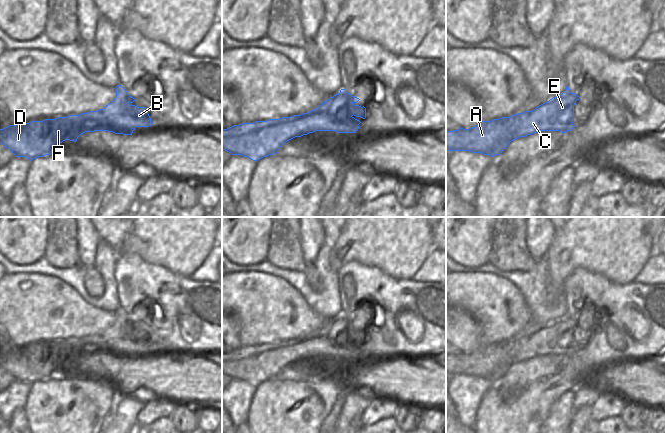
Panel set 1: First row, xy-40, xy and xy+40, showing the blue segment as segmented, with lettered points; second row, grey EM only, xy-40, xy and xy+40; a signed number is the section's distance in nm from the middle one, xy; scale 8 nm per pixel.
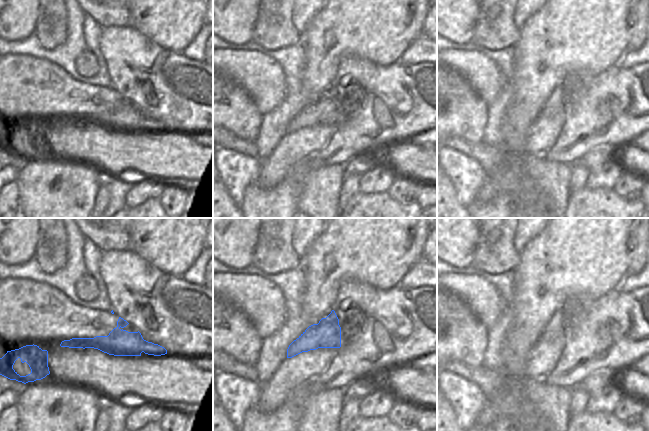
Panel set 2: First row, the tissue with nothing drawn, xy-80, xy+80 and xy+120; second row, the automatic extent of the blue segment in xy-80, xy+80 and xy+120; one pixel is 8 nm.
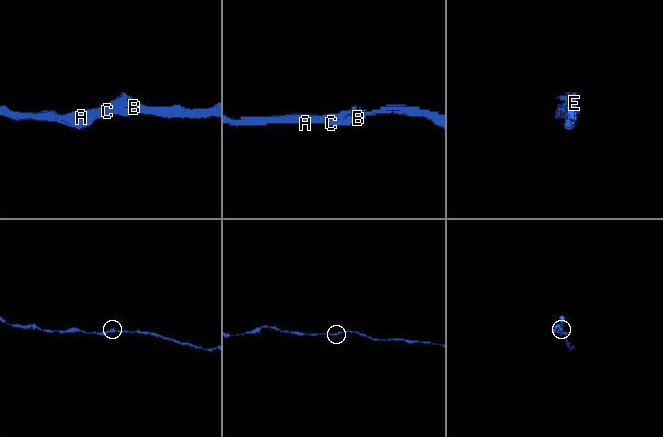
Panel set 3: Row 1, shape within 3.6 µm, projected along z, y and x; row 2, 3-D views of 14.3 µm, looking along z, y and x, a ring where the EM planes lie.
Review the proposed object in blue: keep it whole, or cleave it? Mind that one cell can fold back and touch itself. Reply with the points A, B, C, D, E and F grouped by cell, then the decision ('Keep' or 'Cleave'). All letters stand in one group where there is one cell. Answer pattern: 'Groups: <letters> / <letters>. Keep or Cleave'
Groups: A B C D E F. Keep.

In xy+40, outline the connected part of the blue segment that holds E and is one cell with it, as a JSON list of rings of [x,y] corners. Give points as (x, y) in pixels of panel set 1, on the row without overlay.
[[[566,310],[566,314],[561,319],[553,321],[531,335],[491,345],[482,345],[469,353],[460,351],[458,354],[446,355],[446,376],[469,375],[493,381],[502,377],[511,365],[519,361],[525,361],[539,355],[559,355],[561,357],[571,355],[575,351],[572,348],[574,346],[574,329],[579,323],[580,321],[571,317]]]

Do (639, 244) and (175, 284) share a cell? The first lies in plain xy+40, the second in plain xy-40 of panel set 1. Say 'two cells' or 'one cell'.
two cells

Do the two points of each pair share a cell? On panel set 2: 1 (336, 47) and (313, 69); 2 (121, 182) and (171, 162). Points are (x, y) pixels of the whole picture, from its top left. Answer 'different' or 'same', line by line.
1: same
2: different

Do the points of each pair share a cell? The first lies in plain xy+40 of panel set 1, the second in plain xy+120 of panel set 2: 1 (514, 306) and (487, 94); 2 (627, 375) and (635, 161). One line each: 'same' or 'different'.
1: same
2: same

